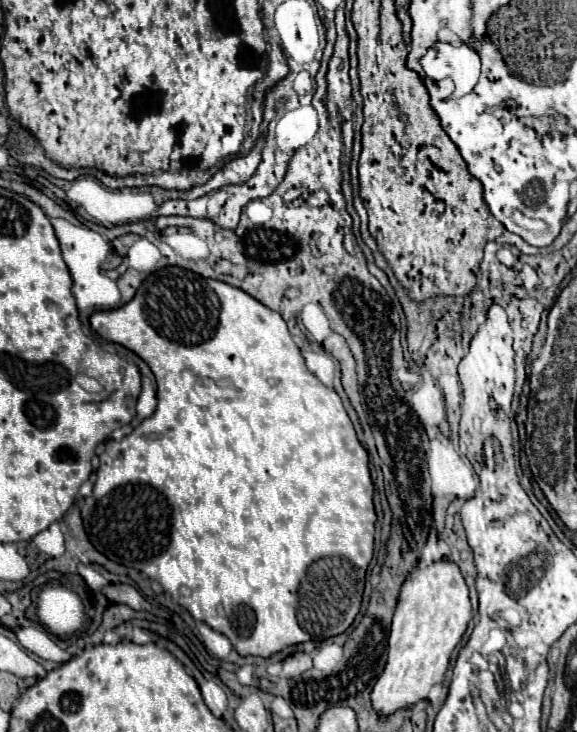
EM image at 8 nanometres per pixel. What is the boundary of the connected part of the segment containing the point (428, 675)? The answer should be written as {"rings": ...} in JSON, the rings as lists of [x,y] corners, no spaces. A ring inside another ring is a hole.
{"rings":[[[452,559],[434,561],[424,569],[414,567],[400,587],[390,629],[388,663],[372,691],[372,703],[376,711],[388,715],[400,707],[408,707],[420,699],[426,699],[434,683],[444,681],[450,655],[460,643],[470,621],[472,607],[468,599],[468,587],[460,567]]]}

